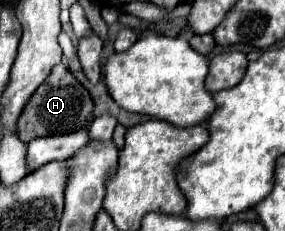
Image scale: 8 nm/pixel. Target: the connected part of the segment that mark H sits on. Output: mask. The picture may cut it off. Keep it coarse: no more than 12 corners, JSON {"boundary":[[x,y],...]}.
{"boundary":[[56,64],[16,134],[22,142],[90,126],[94,104]]}

